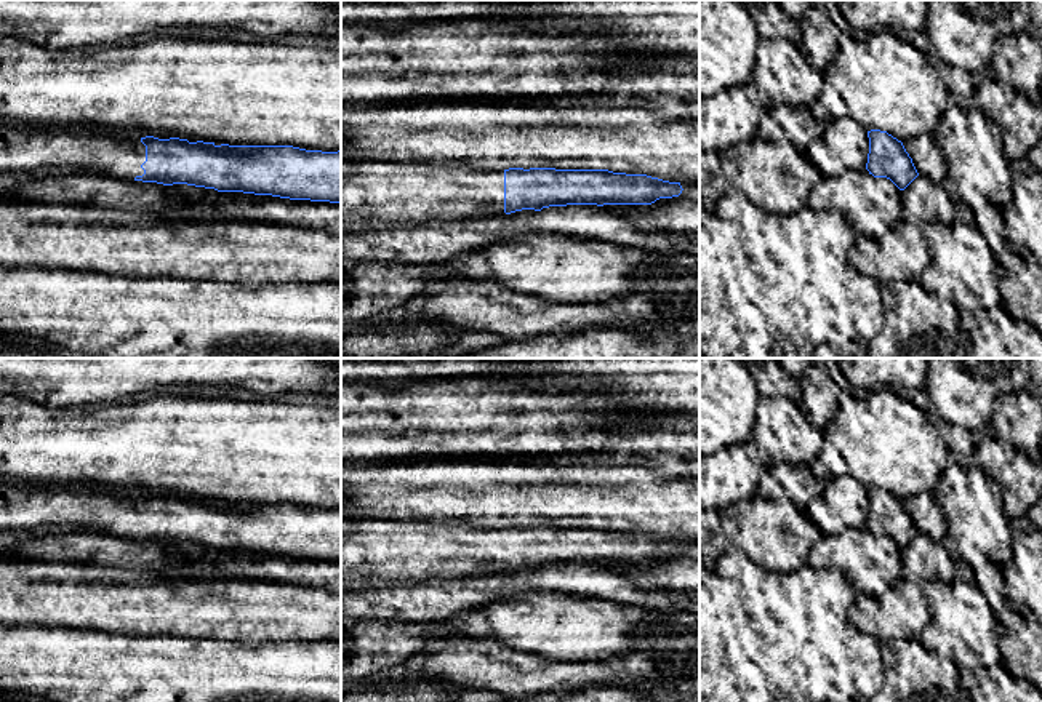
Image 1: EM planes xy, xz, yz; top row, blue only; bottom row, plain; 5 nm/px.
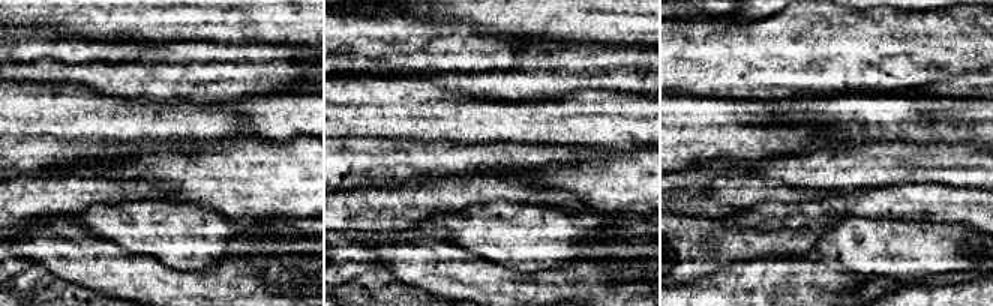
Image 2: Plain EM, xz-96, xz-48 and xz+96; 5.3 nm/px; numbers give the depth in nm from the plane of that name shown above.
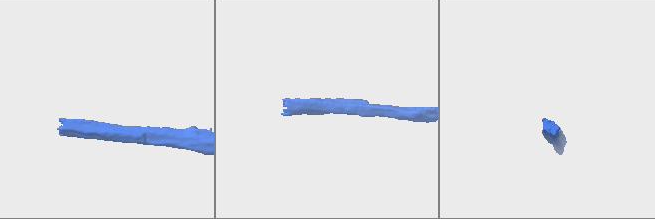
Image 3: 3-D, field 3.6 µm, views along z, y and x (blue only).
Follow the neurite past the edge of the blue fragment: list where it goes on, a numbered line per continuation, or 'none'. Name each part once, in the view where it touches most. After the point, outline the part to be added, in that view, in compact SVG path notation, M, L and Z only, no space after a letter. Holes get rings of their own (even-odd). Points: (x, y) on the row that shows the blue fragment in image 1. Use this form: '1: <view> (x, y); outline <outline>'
1: xy (23, 149); outline M0 118L0 173L42 166L93 166L115 177L142 176L146 146L139 136L67 128L27 128Z

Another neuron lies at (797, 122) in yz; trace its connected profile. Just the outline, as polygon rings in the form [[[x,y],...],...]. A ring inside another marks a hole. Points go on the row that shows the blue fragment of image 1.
[[[781,104],[770,114],[788,136],[788,141],[804,154],[812,142],[821,139],[826,130],[824,123],[816,120],[812,109],[805,106]]]

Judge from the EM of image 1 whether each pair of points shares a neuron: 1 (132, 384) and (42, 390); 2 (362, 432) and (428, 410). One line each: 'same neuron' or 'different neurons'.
1: same neuron
2: same neuron

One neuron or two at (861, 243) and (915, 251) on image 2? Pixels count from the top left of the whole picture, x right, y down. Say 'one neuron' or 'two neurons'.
one neuron

